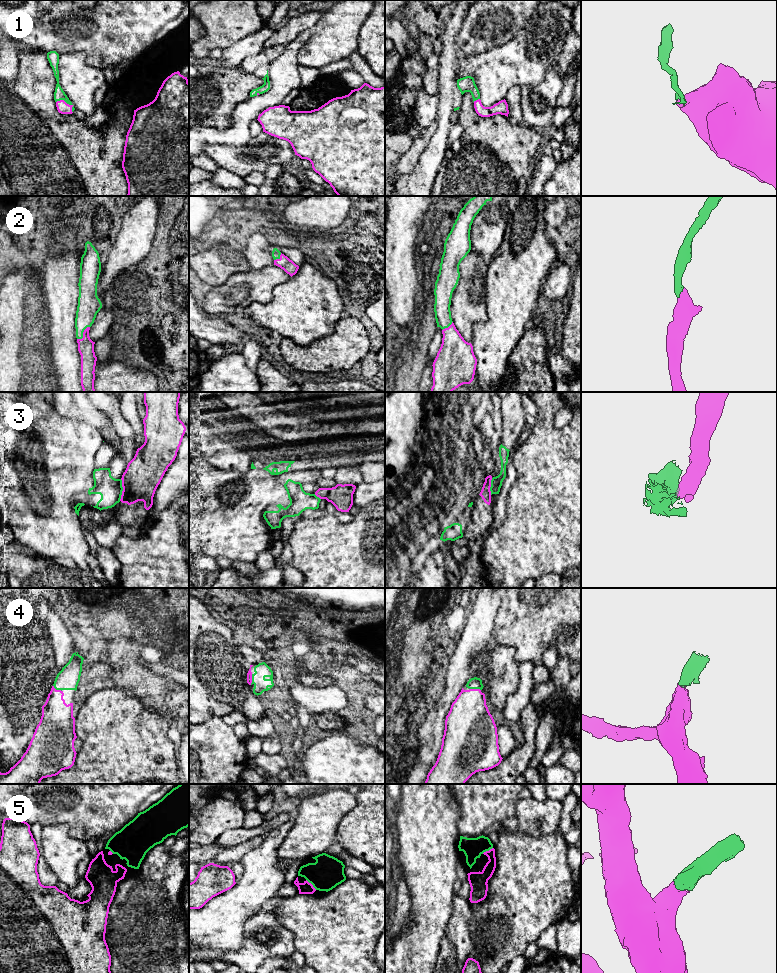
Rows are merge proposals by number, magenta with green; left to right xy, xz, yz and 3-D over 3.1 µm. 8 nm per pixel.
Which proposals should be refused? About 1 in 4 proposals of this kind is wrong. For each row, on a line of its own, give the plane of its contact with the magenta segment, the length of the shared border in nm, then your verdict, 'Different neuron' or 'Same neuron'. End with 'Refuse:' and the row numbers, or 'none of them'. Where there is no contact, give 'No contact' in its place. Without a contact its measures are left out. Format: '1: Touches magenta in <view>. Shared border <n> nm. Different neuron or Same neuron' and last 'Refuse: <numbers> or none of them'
1: Touches magenta in xy. Shared border 160 nm. Same neuron
2: Touches magenta in xy. Shared border 150 nm. Same neuron
3: Touches magenta in xy. Shared border 180 nm. Different neuron
4: Touches magenta in yz. Shared border 100 nm. Same neuron
5: Touches magenta in xz. Shared border 120 nm. Same neuron
Refuse: 3

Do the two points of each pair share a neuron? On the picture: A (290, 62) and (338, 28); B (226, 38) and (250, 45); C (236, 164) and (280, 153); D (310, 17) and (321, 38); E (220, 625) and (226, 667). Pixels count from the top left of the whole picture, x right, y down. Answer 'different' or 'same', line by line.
A: different
B: different
C: same
D: different
E: same

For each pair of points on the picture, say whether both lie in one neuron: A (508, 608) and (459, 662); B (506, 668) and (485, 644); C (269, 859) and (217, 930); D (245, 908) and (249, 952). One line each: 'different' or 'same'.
A: different
B: different
C: same
D: different

